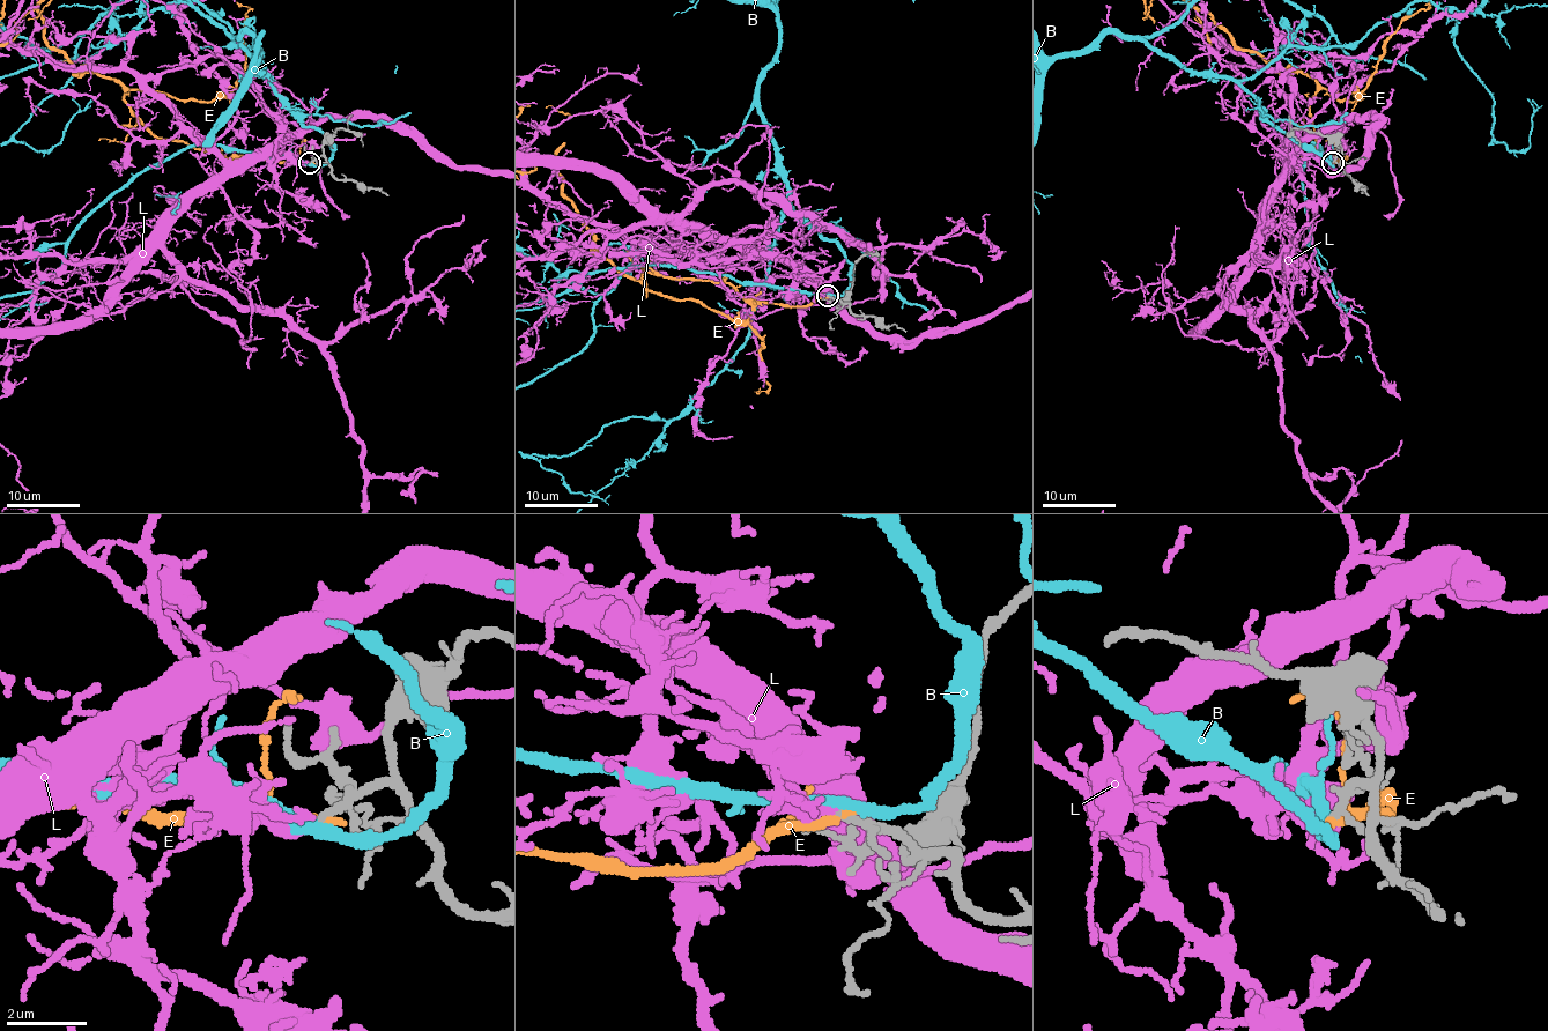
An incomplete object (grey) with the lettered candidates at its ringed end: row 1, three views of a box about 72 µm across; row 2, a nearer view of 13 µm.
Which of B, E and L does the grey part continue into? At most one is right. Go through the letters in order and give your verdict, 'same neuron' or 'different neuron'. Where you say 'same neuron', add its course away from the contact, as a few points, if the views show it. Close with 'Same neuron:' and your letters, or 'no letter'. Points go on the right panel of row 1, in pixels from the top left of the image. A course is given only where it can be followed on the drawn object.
B: different neuron
E: different neuron
L: same neuron
Same neuron: L

